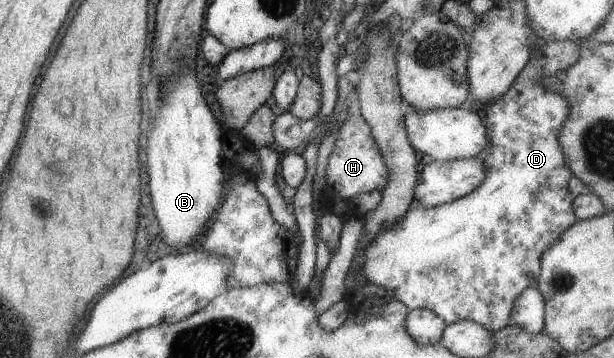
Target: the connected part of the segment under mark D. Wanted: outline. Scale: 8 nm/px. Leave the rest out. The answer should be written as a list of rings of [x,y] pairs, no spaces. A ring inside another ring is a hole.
[[[538,41],[530,61],[520,71],[512,86],[498,101],[486,107],[489,149],[482,156],[486,177],[472,193],[455,202],[435,208],[412,201],[408,213],[396,225],[384,229],[364,251],[362,273],[370,283],[394,293],[395,300],[407,309],[426,309],[436,313],[445,323],[474,321],[494,333],[511,324],[512,307],[520,293],[537,285],[544,251],[560,235],[577,223],[572,193],[568,188],[572,173],[566,165],[558,131],[570,115],[568,97],[548,91],[540,81],[575,65],[583,52],[578,42]]]

